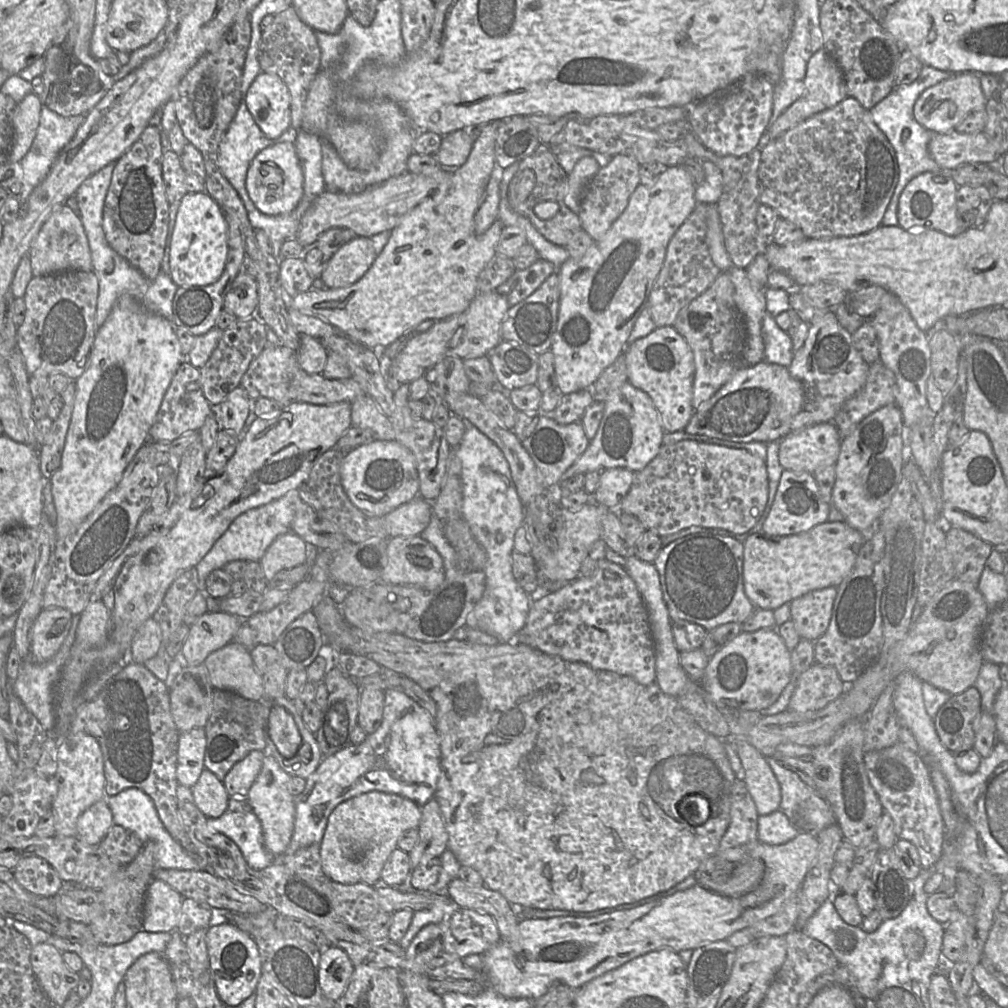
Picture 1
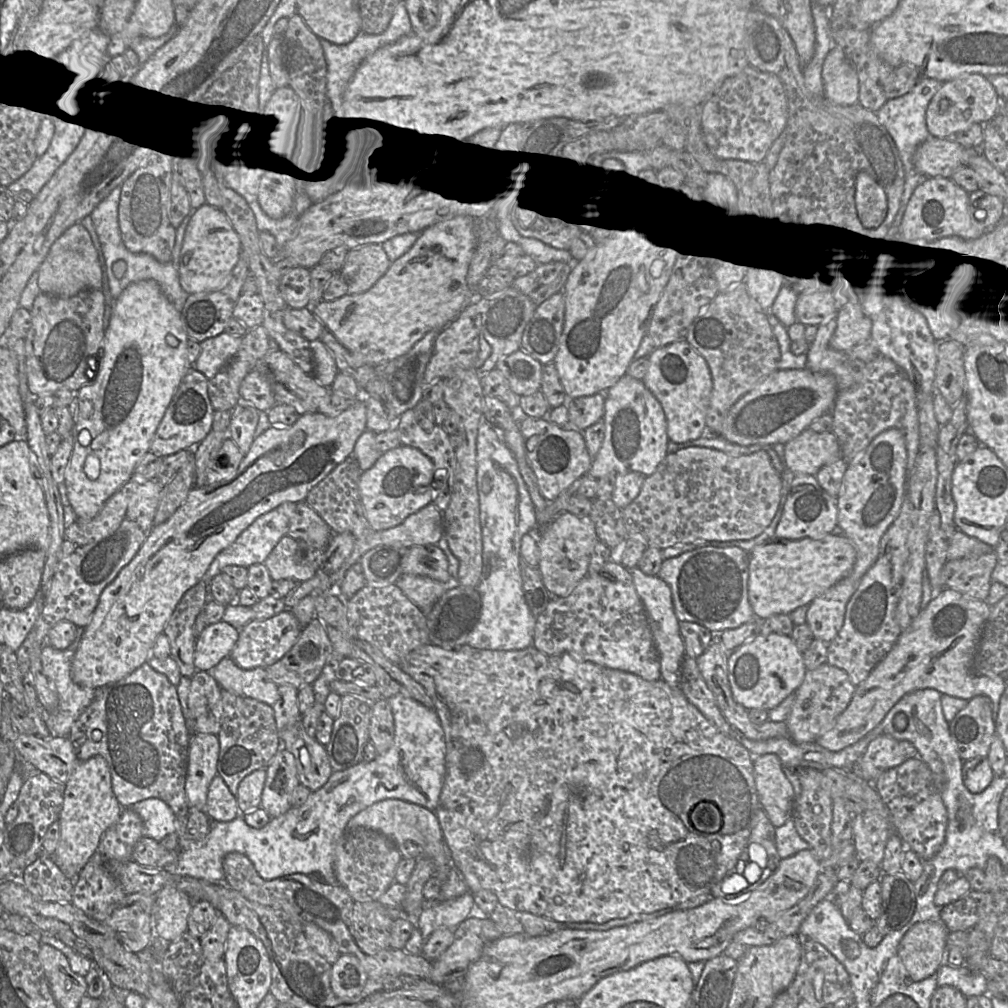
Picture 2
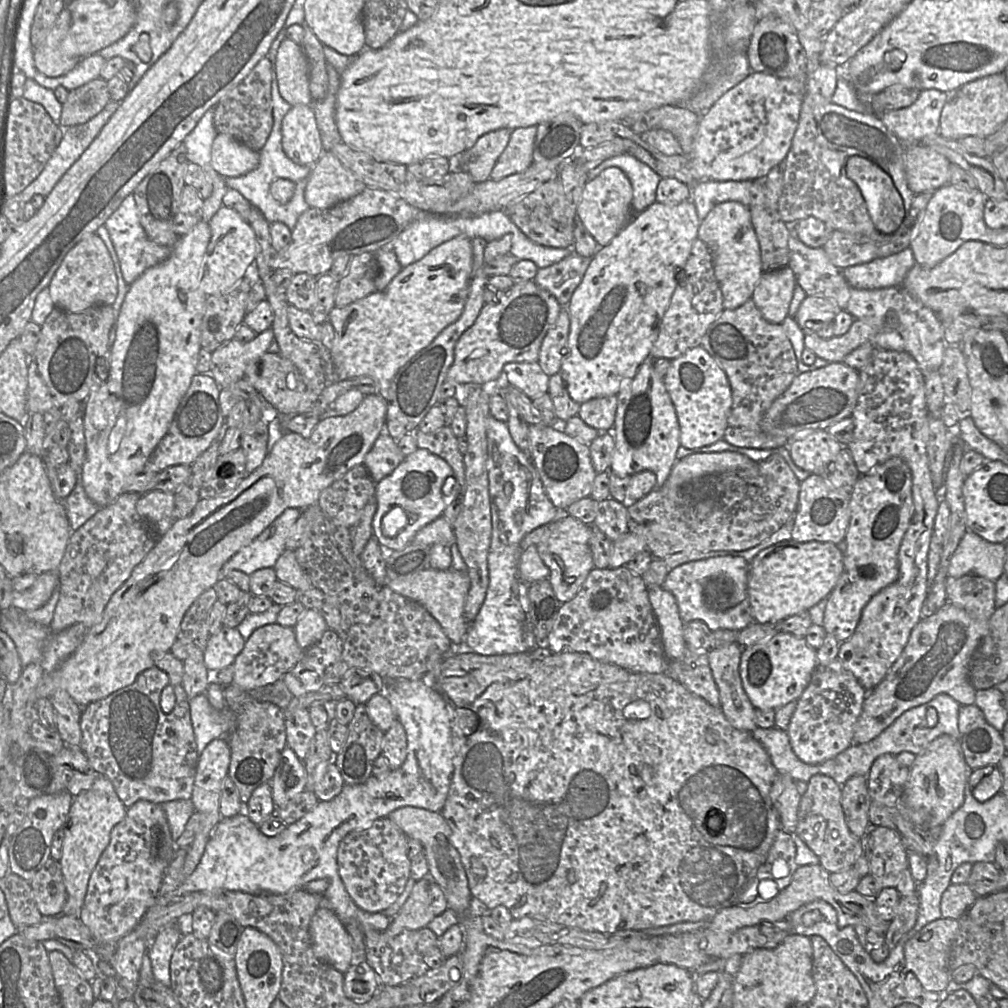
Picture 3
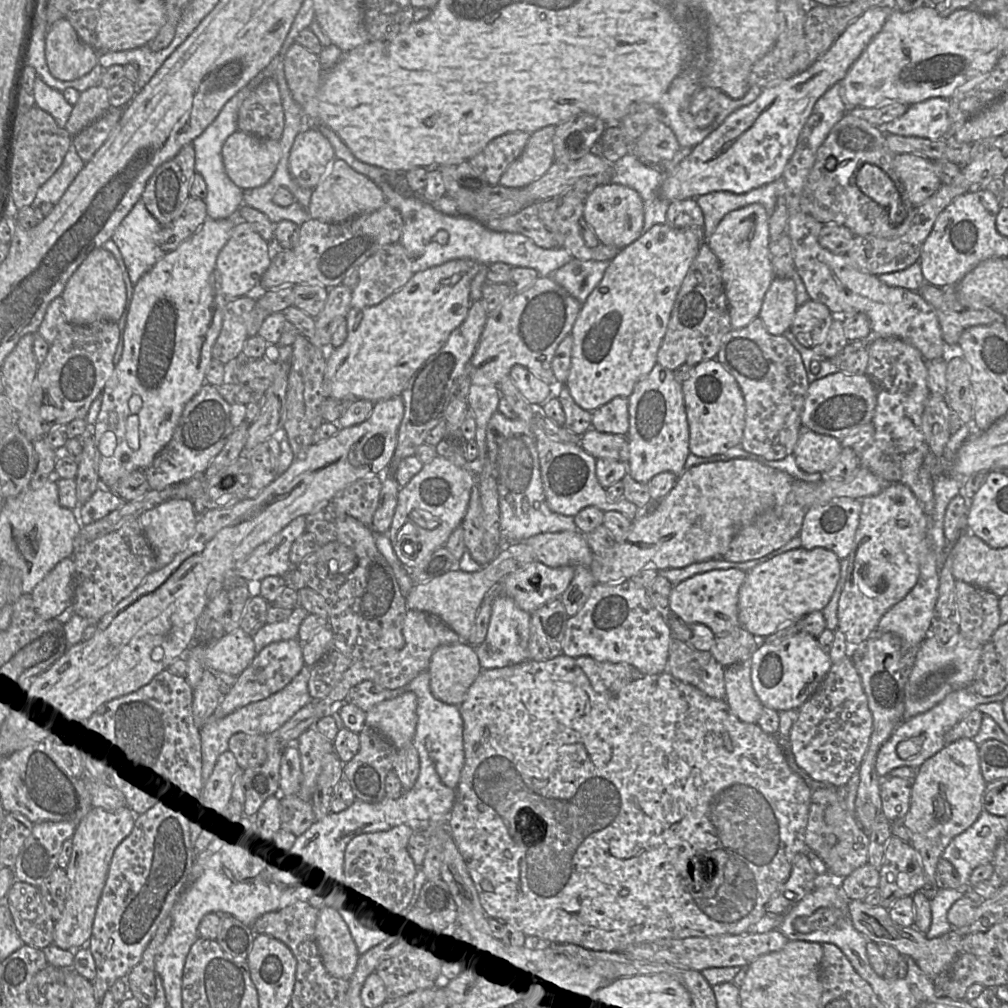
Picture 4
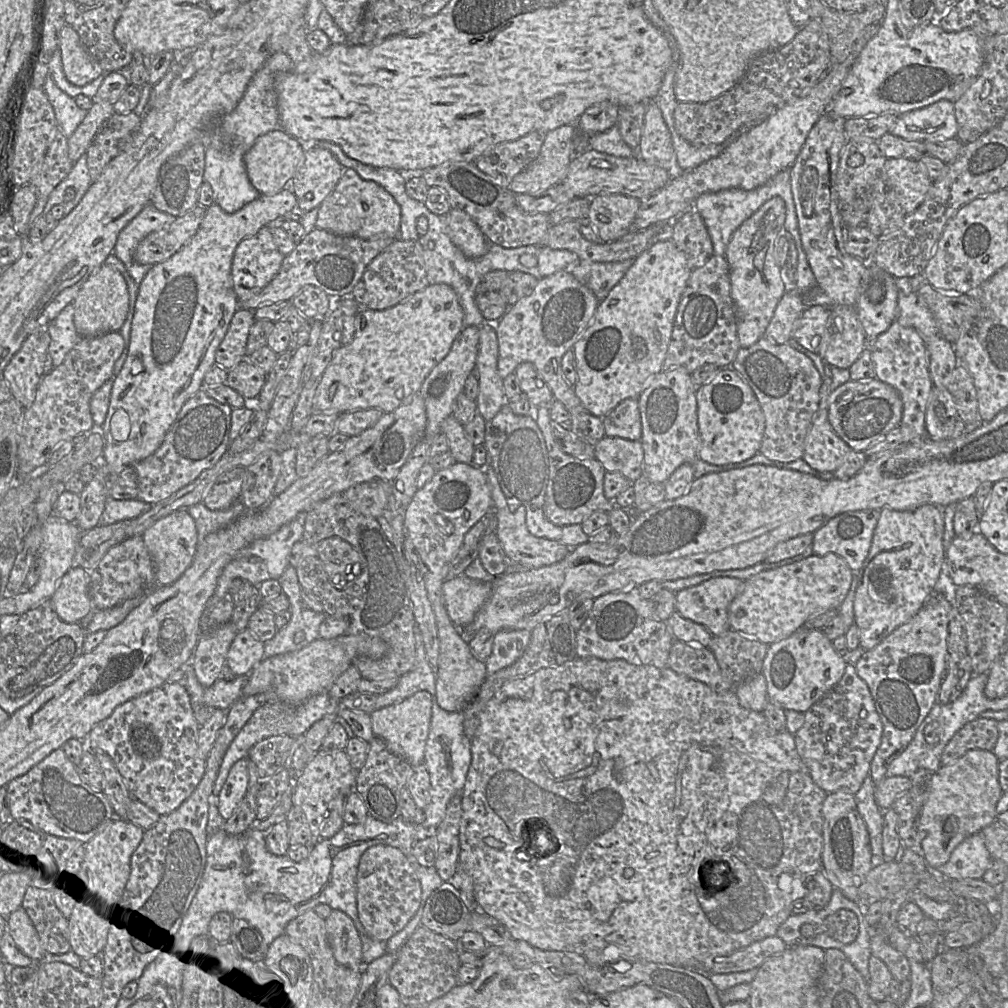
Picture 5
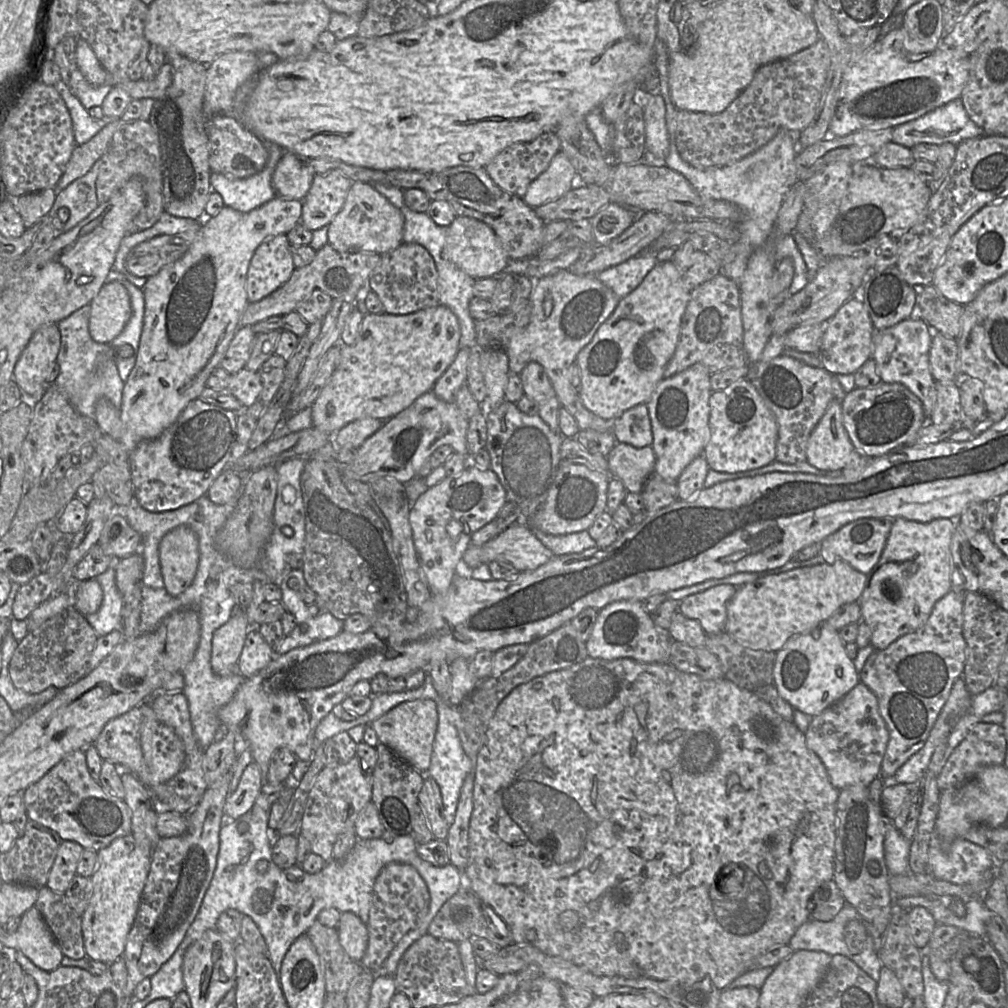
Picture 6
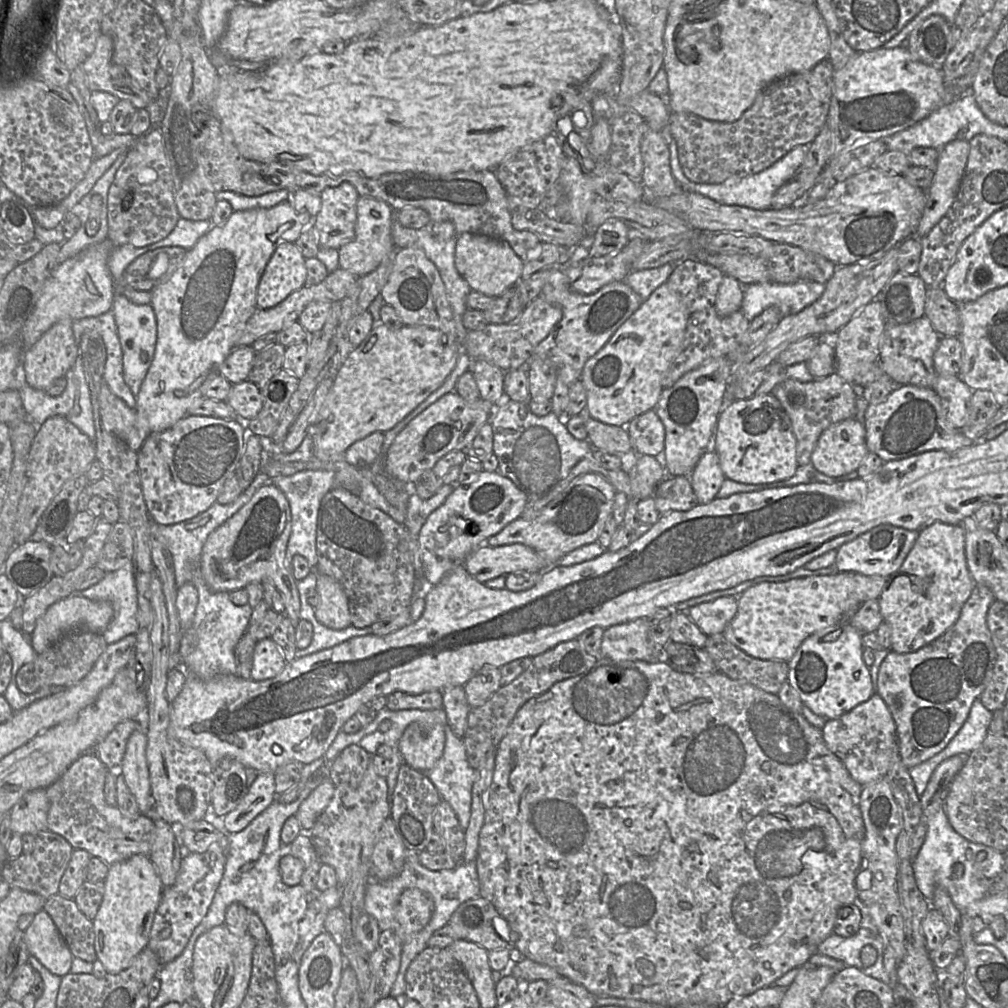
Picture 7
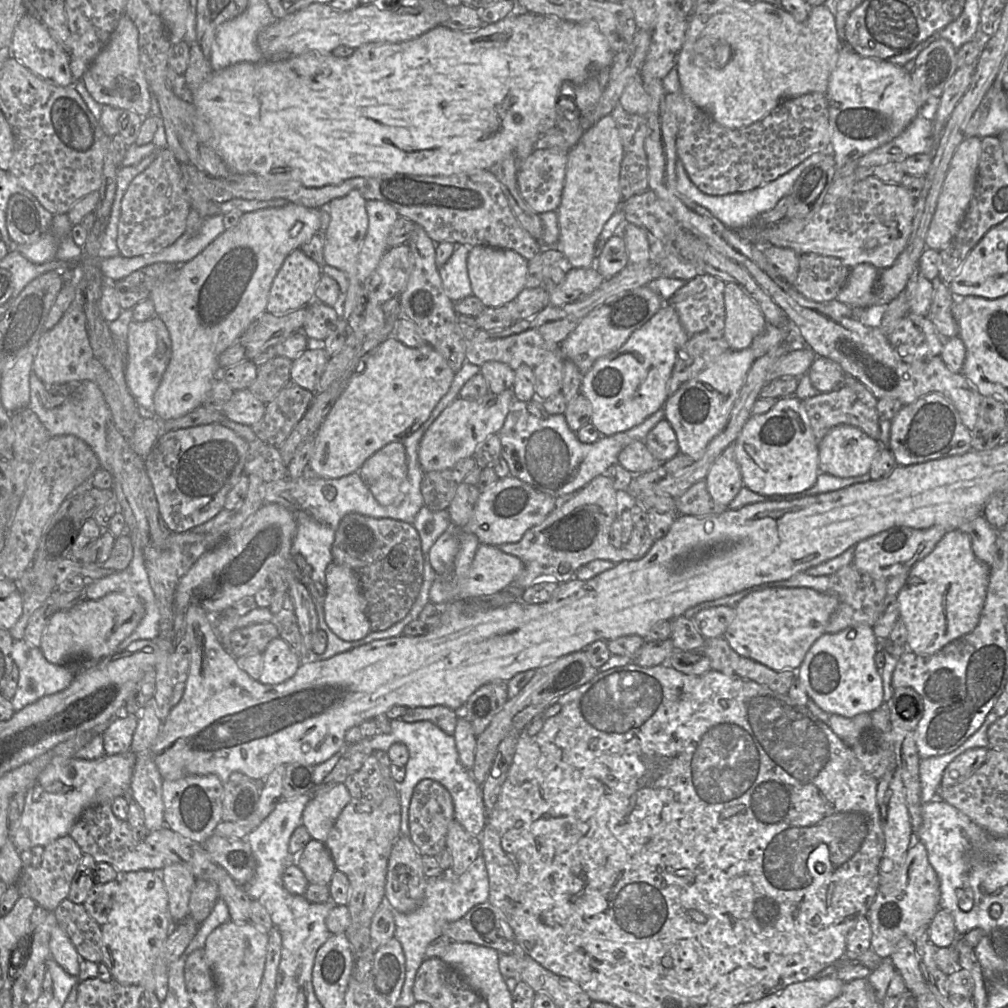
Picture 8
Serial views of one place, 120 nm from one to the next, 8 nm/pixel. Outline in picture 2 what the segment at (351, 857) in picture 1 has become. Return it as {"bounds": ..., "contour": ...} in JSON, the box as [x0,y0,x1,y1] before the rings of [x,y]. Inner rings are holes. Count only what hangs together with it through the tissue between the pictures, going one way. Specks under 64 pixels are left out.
{"bounds":[347,799,453,881],"contour":[[[384,799],[353,816],[347,825],[347,831],[357,828],[367,828],[378,831],[397,846],[407,841],[413,841],[422,849],[422,855],[429,858],[434,864],[434,874],[442,881],[446,879],[453,865],[451,851],[444,839],[439,820],[434,811],[418,804],[400,799]]]}

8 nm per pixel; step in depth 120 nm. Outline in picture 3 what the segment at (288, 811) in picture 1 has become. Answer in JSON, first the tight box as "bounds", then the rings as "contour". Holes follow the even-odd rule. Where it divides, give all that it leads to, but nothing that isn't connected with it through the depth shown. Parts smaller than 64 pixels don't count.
{"bounds":[270,747,307,807],"contour":[[[290,747],[284,748],[270,786],[276,807],[285,806],[307,789],[305,765]]]}

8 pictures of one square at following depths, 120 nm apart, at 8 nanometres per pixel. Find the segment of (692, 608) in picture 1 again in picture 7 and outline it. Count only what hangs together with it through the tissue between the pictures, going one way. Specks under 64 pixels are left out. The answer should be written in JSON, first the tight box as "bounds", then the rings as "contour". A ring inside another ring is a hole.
{"bounds":[689,596,737,635],"contour":[[[722,596],[689,608],[690,620],[706,635],[720,634],[737,612],[737,597]]]}

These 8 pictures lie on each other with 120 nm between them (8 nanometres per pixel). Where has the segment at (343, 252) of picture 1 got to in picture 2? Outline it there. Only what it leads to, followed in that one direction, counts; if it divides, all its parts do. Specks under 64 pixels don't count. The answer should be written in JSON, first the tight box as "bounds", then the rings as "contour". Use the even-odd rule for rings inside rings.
{"bounds":[339,244,391,294],"contour":[[[367,244],[348,251],[339,273],[347,282],[348,293],[357,294],[369,290],[391,263],[382,244]]]}

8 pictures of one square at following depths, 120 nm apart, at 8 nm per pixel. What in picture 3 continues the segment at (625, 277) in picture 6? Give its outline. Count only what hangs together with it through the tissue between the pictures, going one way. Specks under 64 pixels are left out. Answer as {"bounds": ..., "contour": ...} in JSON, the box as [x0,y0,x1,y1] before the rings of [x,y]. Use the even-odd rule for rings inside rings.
{"bounds":[534,252,591,307],"contour":[[[574,252],[561,261],[539,268],[534,282],[553,295],[562,307],[566,307],[587,271],[591,257],[582,257]]]}

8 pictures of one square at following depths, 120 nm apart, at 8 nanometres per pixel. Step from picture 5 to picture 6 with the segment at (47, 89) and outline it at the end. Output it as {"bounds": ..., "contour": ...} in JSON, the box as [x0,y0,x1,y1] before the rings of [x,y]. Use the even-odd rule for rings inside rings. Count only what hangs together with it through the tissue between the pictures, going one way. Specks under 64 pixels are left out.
{"bounds":[54,79,107,144],"contour":[[[62,79],[54,87],[69,110],[76,143],[83,144],[89,141],[103,128],[107,119],[99,119],[90,114]]]}

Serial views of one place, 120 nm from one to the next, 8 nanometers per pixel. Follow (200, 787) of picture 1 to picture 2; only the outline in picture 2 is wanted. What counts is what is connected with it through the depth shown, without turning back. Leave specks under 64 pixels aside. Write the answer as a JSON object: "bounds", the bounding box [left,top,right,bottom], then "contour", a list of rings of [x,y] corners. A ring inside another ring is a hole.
{"bounds":[205,775,240,822],"contour":[[[216,775],[209,786],[205,813],[212,821],[228,822],[240,815],[236,796],[219,775]]]}

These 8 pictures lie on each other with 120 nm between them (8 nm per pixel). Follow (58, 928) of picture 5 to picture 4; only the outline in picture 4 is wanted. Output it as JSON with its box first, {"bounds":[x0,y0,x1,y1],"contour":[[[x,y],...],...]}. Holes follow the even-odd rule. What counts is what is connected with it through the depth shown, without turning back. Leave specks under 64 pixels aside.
{"bounds":[6,880,55,949],"contour":[[[16,880],[9,889],[6,903],[25,944],[39,949],[53,944],[55,921],[46,912],[38,887]]]}

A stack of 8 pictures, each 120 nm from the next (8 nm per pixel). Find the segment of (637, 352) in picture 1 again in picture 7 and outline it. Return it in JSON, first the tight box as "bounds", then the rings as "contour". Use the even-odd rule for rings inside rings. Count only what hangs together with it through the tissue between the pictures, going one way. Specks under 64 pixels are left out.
{"bounds":[712,394,797,484],"contour":[[[771,394],[733,400],[721,410],[712,440],[726,478],[745,484],[786,481],[797,471],[796,438],[789,416]]]}

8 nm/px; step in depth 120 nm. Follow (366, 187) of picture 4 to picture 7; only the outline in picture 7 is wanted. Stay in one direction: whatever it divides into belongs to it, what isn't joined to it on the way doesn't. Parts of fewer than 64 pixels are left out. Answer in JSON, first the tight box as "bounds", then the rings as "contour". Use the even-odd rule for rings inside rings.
{"bounds":[338,196,395,277],"contour":[[[359,196],[357,200],[355,237],[338,249],[339,267],[357,277],[363,277],[375,270],[389,256],[392,256],[395,251],[392,239],[393,218],[393,209],[385,201]]]}

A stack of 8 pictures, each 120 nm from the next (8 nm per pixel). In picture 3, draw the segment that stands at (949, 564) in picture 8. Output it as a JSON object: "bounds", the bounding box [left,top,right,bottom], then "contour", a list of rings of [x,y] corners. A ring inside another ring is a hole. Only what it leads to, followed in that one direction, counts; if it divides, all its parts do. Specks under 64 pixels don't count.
{"bounds":[823,457,913,643],"contour":[[[899,457],[861,475],[850,494],[850,523],[844,541],[844,570],[827,597],[823,628],[840,643],[848,640],[870,599],[899,576],[898,552],[913,515],[912,476]]]}

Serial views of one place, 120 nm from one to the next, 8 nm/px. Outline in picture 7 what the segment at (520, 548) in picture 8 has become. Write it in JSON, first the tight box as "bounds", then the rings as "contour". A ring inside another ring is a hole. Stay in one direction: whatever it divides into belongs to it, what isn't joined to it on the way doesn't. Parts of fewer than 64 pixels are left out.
{"bounds":[487,473,616,569],"contour":[[[585,473],[571,481],[561,483],[549,495],[538,501],[528,503],[522,515],[504,527],[499,533],[487,539],[492,547],[509,544],[523,544],[532,548],[546,563],[546,569],[553,567],[561,558],[571,551],[598,542],[599,535],[607,519],[612,515],[616,490],[610,482],[597,473]]]}

